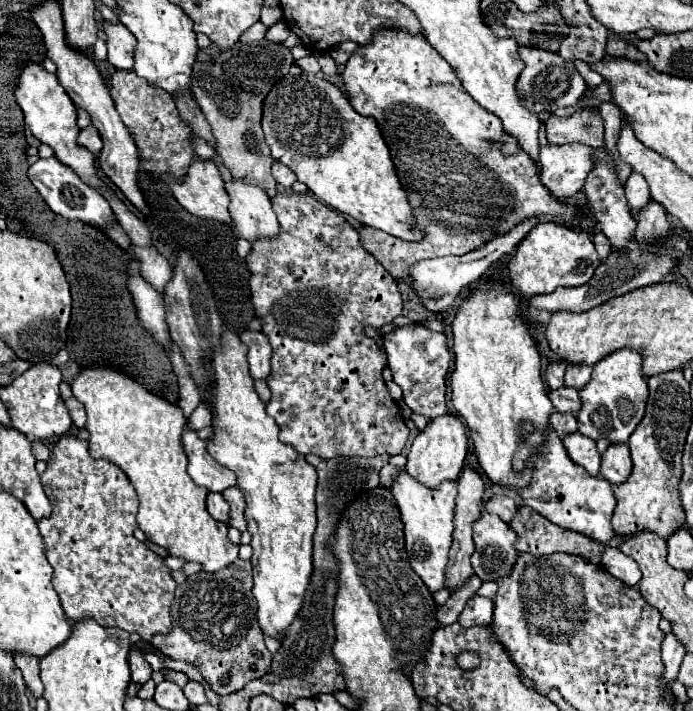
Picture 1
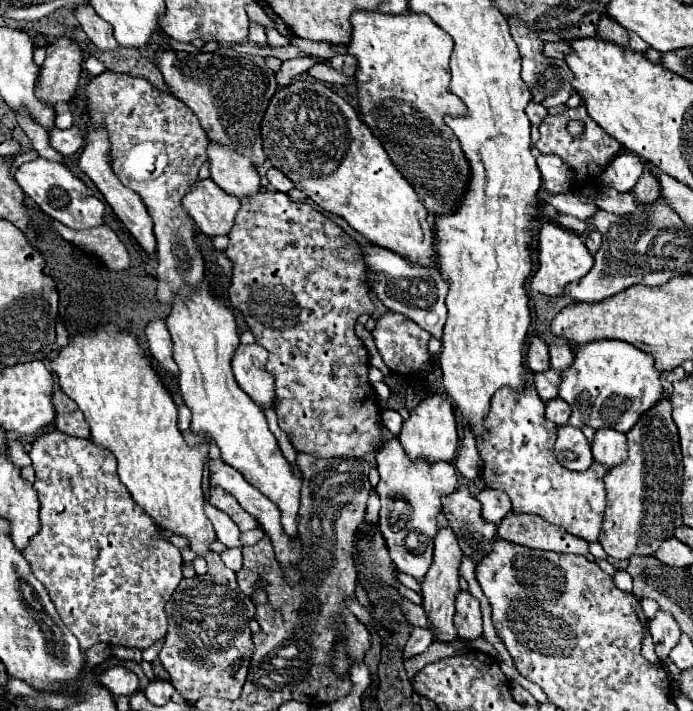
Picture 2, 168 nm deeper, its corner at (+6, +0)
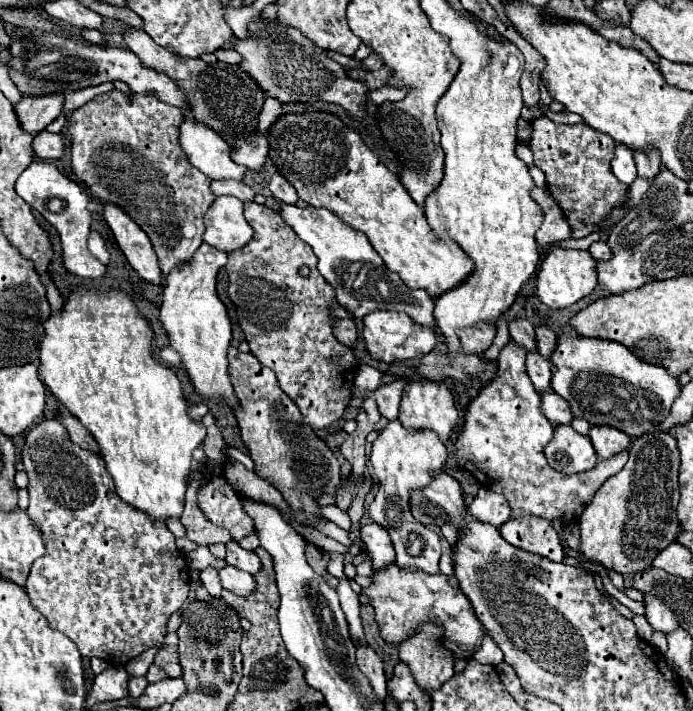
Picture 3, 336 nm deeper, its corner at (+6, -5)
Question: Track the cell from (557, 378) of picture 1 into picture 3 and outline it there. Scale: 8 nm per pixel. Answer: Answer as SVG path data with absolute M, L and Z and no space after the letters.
M516 318L508 324L510 336L514 342L518 342L520 346L524 346L528 352L536 350L536 340L534 340L534 326L532 322L528 322L526 318Z

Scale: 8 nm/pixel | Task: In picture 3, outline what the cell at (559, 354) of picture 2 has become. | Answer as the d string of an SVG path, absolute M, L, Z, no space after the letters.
M544 324L534 326L534 332L536 332L536 338L538 338L538 352L548 358L554 352L554 346L556 346L556 334Z

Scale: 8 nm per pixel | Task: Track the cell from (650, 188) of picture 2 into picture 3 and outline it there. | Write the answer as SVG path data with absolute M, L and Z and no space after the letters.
M646 146L646 150L634 150L634 160L636 160L638 176L642 176L642 178L652 180L660 172L660 158L658 158L658 150L654 150L654 146Z

